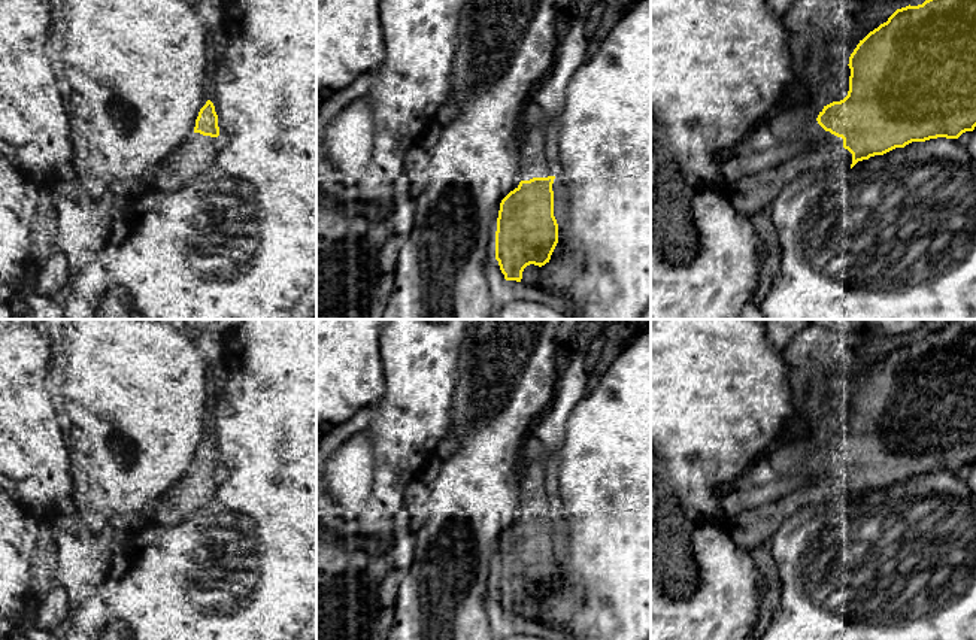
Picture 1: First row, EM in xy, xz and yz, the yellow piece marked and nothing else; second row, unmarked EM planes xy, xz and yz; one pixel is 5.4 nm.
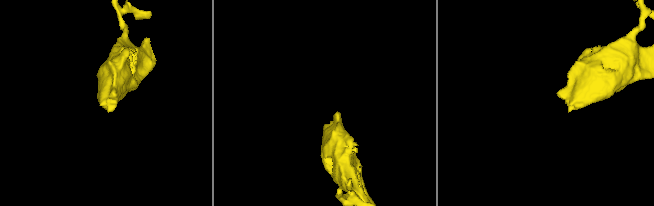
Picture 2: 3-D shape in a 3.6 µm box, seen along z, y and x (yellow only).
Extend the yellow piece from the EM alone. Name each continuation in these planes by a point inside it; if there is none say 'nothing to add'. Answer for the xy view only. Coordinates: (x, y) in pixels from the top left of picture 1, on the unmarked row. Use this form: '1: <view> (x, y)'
1: xy (193, 493)

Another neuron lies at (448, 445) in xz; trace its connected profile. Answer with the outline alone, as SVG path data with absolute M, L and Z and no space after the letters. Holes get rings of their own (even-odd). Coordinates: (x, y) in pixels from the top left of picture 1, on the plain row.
M446 433L446 436L439 443L436 454L442 459L445 459L445 458L451 457L457 451L457 448L458 448L457 439L451 433Z

